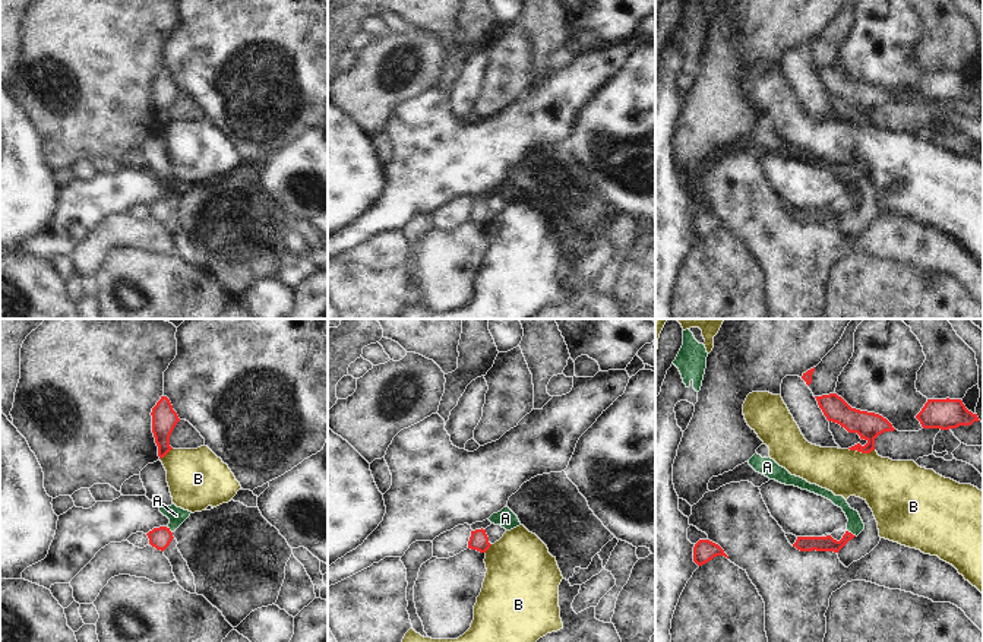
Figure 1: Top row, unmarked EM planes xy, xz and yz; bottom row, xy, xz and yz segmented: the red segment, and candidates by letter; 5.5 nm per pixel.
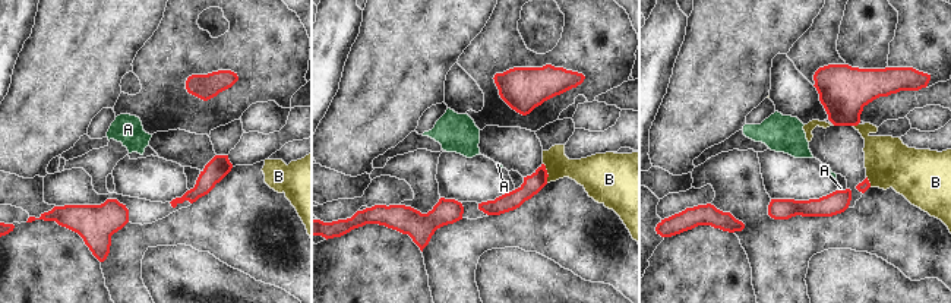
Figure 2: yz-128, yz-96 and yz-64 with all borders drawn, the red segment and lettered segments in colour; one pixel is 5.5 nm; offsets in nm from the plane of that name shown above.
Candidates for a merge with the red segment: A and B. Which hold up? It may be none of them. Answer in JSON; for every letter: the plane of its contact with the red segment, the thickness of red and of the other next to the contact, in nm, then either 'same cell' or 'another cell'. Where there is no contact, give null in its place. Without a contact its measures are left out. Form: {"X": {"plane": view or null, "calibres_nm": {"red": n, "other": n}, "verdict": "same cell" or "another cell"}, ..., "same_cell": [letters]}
{"A": {"plane": "yz", "calibres_nm": {"red": 80, "other": 90}, "verdict": "another cell"}, "B": {"plane": "yz", "calibres_nm": {"red": 150, "other": 300}, "verdict": "another cell"}, "same_cell": []}

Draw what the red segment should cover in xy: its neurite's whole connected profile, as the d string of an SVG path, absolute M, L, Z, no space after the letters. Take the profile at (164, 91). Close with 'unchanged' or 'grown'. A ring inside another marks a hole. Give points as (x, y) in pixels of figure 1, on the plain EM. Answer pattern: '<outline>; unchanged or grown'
M161 69L152 80L152 105L158 118L159 132L164 130L173 120L170 118L170 108L180 94L177 85L167 69Z; unchanged

